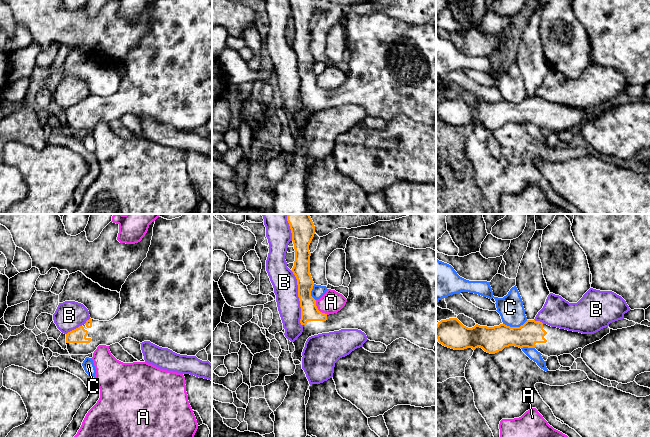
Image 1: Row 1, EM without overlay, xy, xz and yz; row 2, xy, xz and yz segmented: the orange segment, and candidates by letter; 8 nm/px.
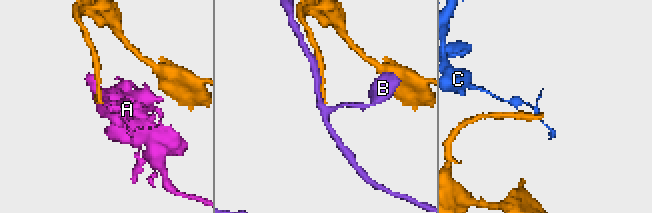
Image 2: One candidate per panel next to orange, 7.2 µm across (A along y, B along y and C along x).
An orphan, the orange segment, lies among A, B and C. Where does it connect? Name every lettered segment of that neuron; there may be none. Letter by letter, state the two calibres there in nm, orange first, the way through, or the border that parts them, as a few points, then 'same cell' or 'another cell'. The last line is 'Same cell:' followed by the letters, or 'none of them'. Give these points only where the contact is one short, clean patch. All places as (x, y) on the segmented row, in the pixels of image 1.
A: 140/180 nm | along xz (315, 300), (316, 307), (327, 314) | another cell
B: 140/200 nm | another cell
C: 200/200 nm | along yz (527, 320), (519, 326), (503, 324) | another cell
Same cell: none of them

